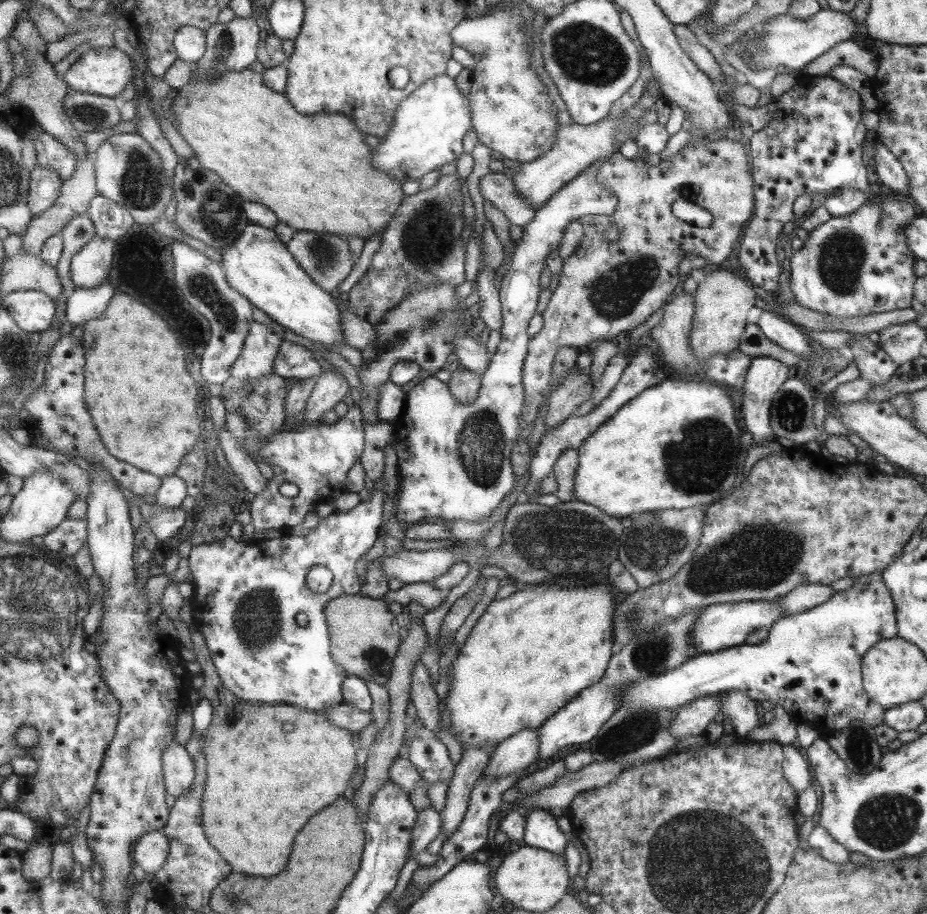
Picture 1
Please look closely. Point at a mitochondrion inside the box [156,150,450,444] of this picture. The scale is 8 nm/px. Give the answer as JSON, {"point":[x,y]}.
{"point":[216,207]}

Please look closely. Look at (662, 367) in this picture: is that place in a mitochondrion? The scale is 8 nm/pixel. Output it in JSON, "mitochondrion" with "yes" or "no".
{"mitochondrion":"no"}

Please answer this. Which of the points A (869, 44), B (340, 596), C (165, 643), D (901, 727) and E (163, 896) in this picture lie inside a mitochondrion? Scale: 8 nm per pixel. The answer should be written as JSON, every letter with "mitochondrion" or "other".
{"A":"other","B":"other","C":"other","D":"other","E":"other"}

